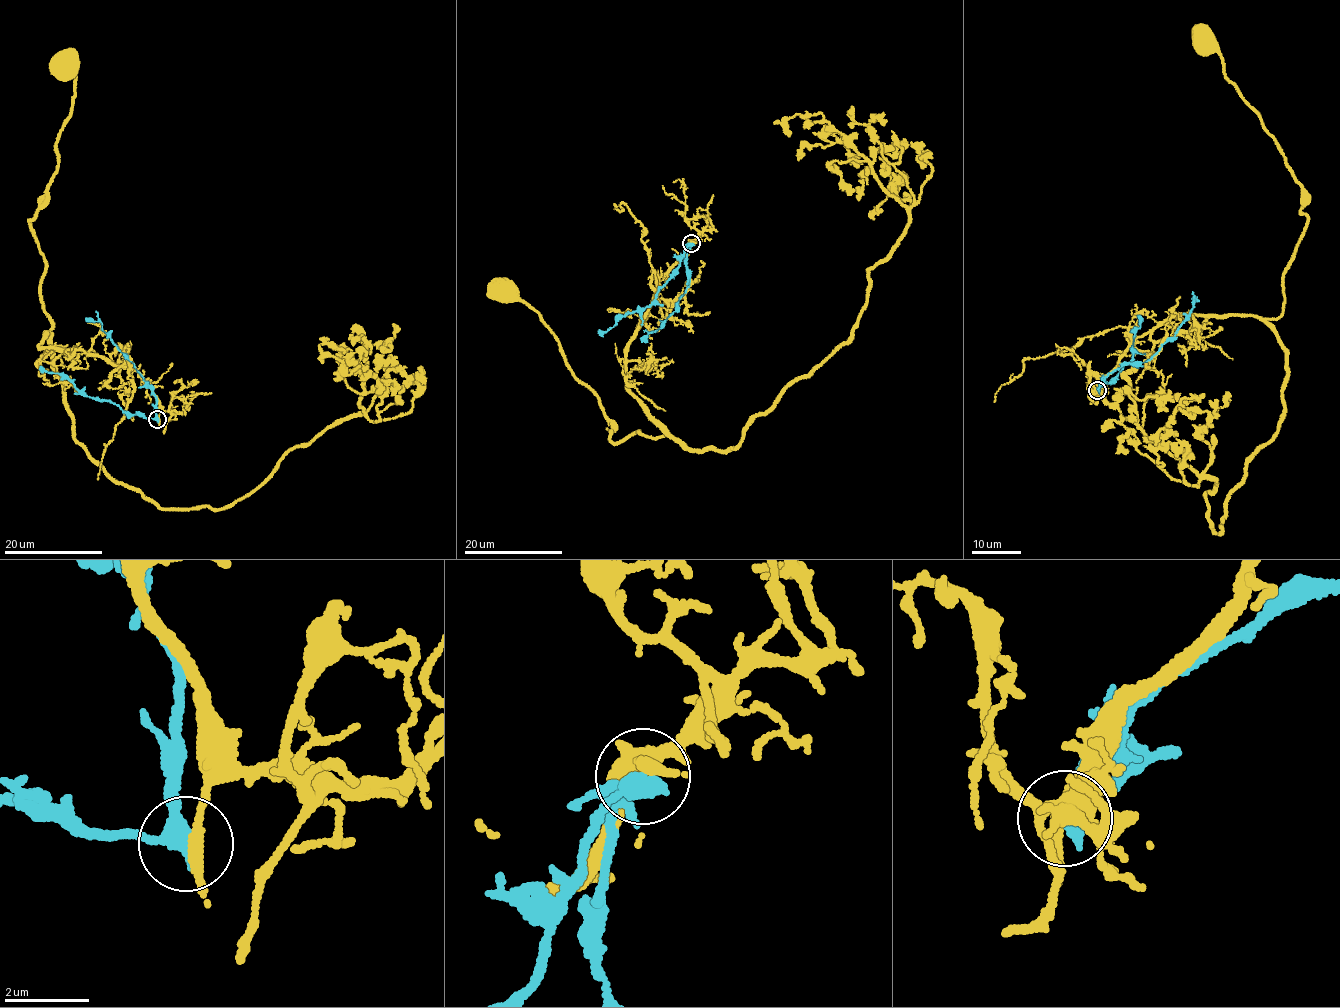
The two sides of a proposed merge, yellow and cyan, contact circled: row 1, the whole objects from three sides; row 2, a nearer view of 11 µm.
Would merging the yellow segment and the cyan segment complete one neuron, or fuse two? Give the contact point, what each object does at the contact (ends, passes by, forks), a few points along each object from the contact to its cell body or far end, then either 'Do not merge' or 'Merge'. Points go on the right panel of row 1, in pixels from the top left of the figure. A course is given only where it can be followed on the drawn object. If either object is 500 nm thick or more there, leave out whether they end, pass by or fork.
Place: (1097, 390). At the ring yellow passes by. At the ring cyan passes by. Course of yellow: (1097, 390), (1135, 337), (1176, 315), (1274, 319), (1282, 312), (1284, 270), (1307, 219), (1301, 185), (1206, 44). Course of cyan: (1098, 390), (1102, 379), (1123, 365), (1152, 359), (1162, 344), (1173, 340), (1196, 296). Do not merge

